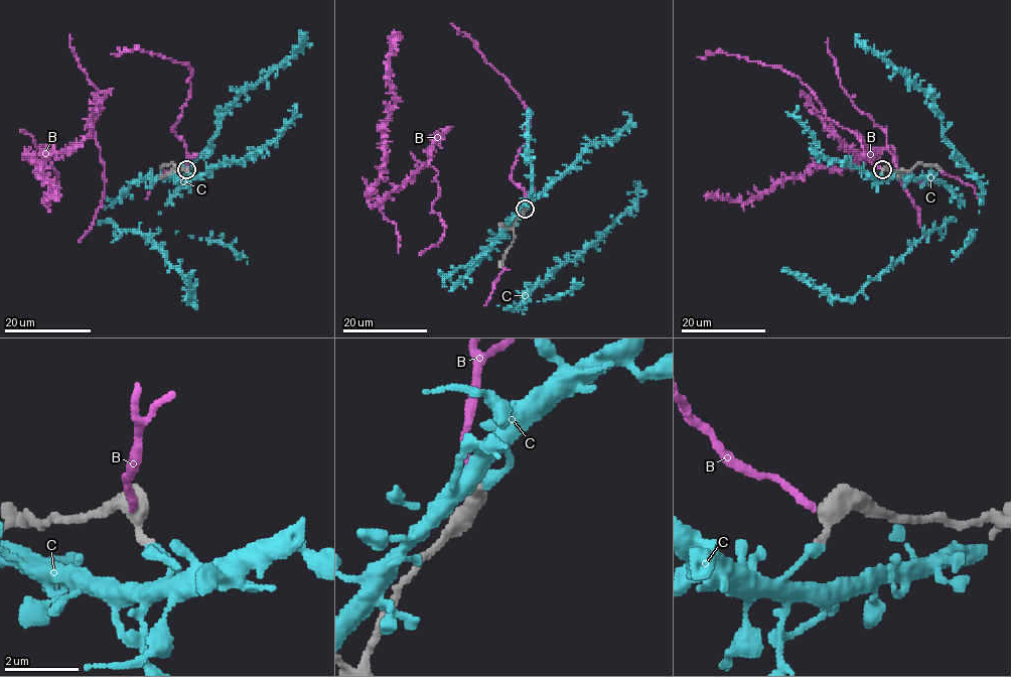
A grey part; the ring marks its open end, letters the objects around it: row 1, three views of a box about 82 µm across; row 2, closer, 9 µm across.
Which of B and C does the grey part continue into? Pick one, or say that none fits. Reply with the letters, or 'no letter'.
B

